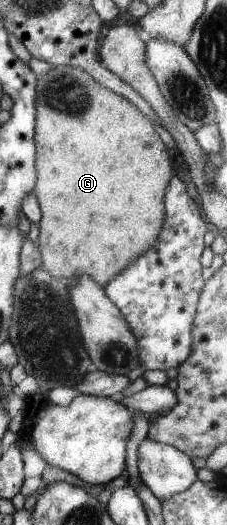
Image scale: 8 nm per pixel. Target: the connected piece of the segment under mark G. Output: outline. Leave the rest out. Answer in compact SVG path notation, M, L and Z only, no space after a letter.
M53 66L37 79L37 184L33 189L39 197L43 218L39 223L40 247L42 253L43 270L55 278L72 281L76 276L86 274L93 277L105 287L115 277L129 267L131 261L137 260L157 244L167 216L165 197L174 173L174 158L170 155L166 143L162 141L160 133L152 125L149 117L133 102L122 94L116 93L109 87L102 85L83 69L70 66Z

